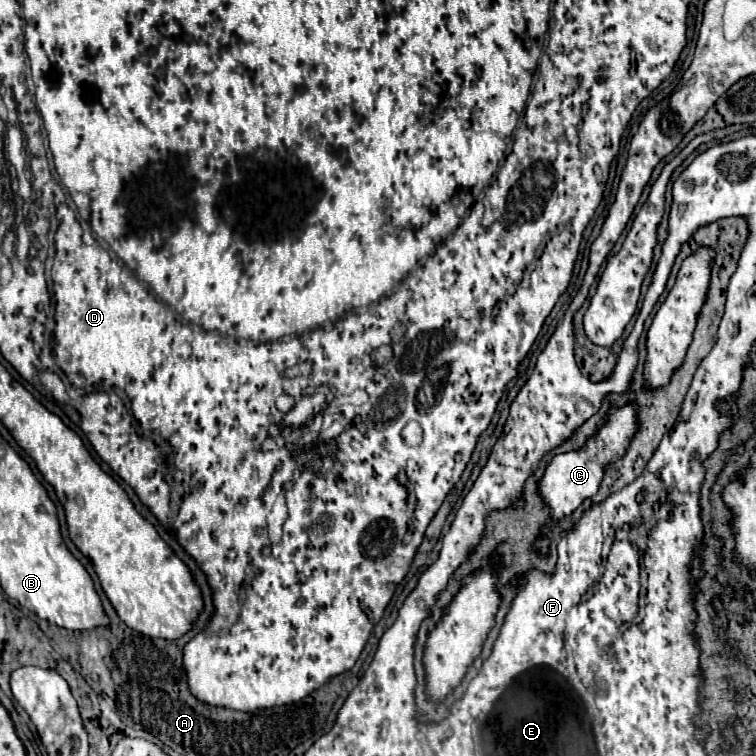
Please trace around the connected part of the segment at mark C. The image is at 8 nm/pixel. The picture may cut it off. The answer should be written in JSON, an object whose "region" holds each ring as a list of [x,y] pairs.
{"region":[[[628,404],[624,408],[610,410],[608,424],[602,426],[598,430],[598,434],[594,438],[590,438],[582,450],[568,452],[568,454],[558,454],[558,456],[552,458],[550,466],[546,468],[544,478],[540,480],[540,494],[542,494],[544,502],[552,508],[554,518],[570,516],[582,504],[584,498],[594,496],[598,492],[602,476],[604,476],[604,466],[624,456],[624,452],[630,444],[630,438],[634,436],[636,430],[638,430],[636,406]]]}

